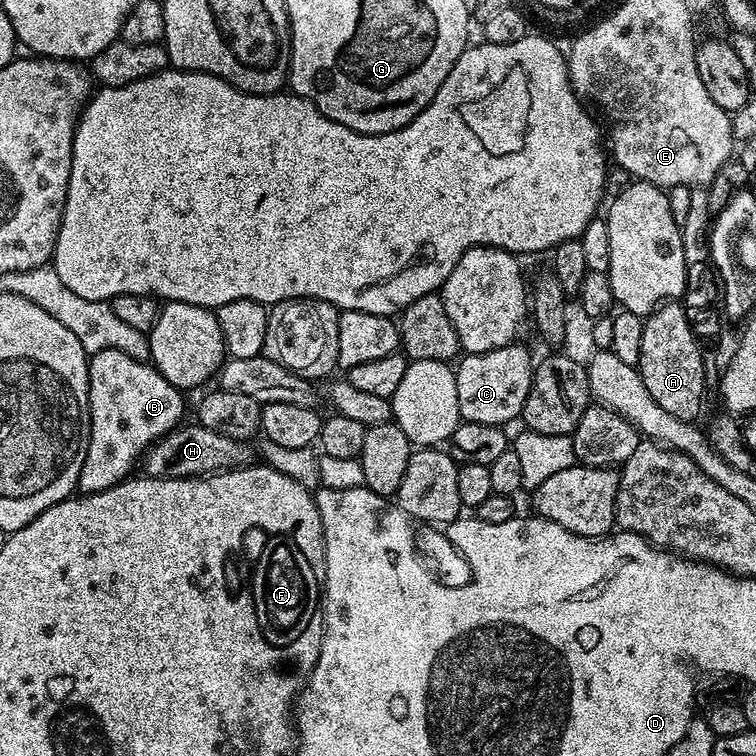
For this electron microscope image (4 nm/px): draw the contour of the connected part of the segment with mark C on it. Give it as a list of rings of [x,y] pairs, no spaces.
[[[513,342],[489,352],[465,355],[455,365],[454,371],[458,382],[458,410],[461,421],[508,426],[515,416],[517,419],[523,413],[526,406],[534,375],[534,359],[532,360],[531,354],[520,342]]]

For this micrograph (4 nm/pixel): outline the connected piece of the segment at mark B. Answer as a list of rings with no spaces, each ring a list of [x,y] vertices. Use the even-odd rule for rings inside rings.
[[[98,348],[91,353],[88,362],[88,409],[90,410],[90,438],[86,450],[86,462],[78,474],[77,489],[81,493],[110,490],[115,484],[133,475],[132,467],[137,467],[142,453],[149,444],[162,439],[170,430],[185,419],[184,400],[181,389],[175,388],[159,372],[156,365],[148,360],[130,358],[117,348]]]

